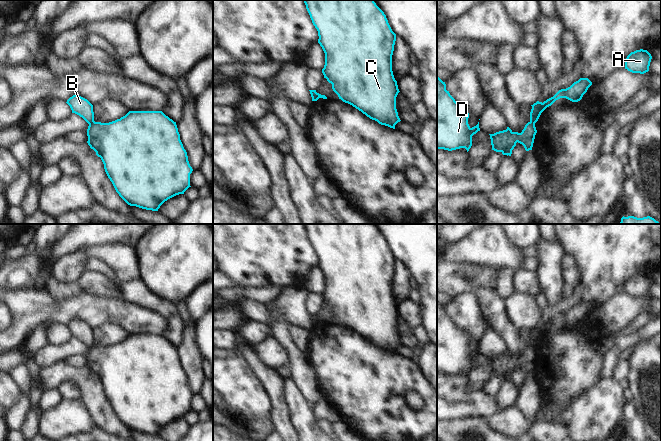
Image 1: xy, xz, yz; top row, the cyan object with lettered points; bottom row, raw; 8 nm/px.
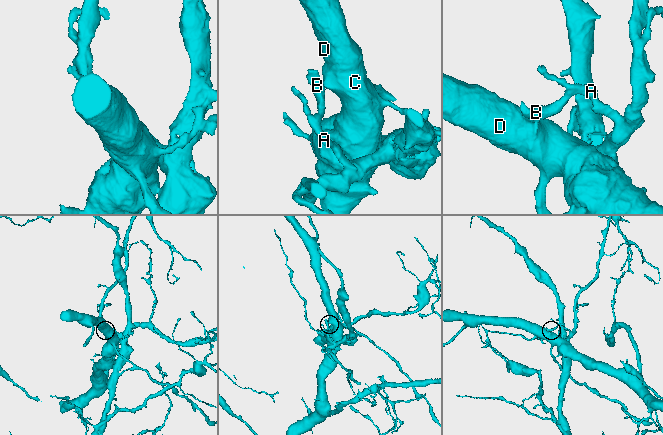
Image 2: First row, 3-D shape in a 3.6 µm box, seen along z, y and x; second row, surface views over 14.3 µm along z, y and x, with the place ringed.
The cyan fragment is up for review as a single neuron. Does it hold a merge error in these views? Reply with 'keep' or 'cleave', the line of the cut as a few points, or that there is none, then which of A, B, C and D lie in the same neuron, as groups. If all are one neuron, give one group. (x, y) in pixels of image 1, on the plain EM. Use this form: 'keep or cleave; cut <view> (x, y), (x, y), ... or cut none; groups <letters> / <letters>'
cleave; cut xy (93, 344), (89, 348); groups A B / C D

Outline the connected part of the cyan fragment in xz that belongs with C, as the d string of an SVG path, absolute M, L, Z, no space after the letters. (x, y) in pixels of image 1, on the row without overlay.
M304 224L313 249L318 255L318 267L325 277L324 302L332 308L339 323L361 335L381 349L395 353L400 346L396 333L396 321L400 316L392 295L392 279L396 258L386 239L374 224Z

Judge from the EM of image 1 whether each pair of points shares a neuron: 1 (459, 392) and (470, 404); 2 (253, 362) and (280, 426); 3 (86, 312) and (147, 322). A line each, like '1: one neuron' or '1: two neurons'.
1: two neurons
2: one neuron
3: one neuron

